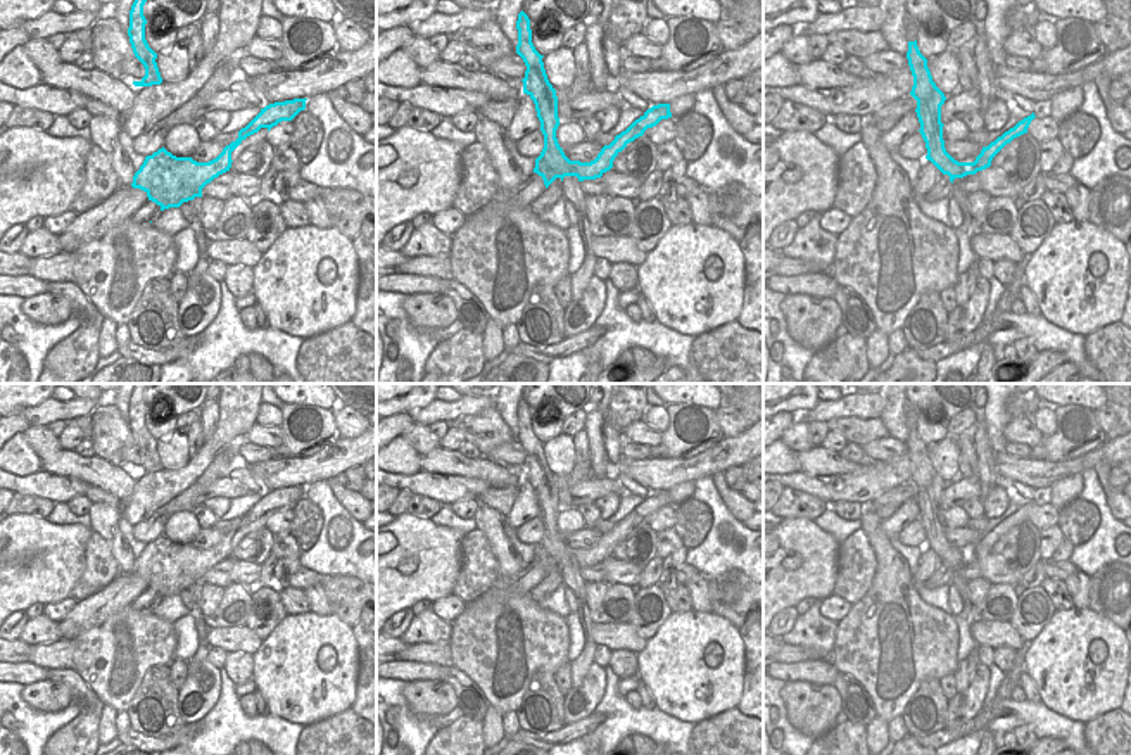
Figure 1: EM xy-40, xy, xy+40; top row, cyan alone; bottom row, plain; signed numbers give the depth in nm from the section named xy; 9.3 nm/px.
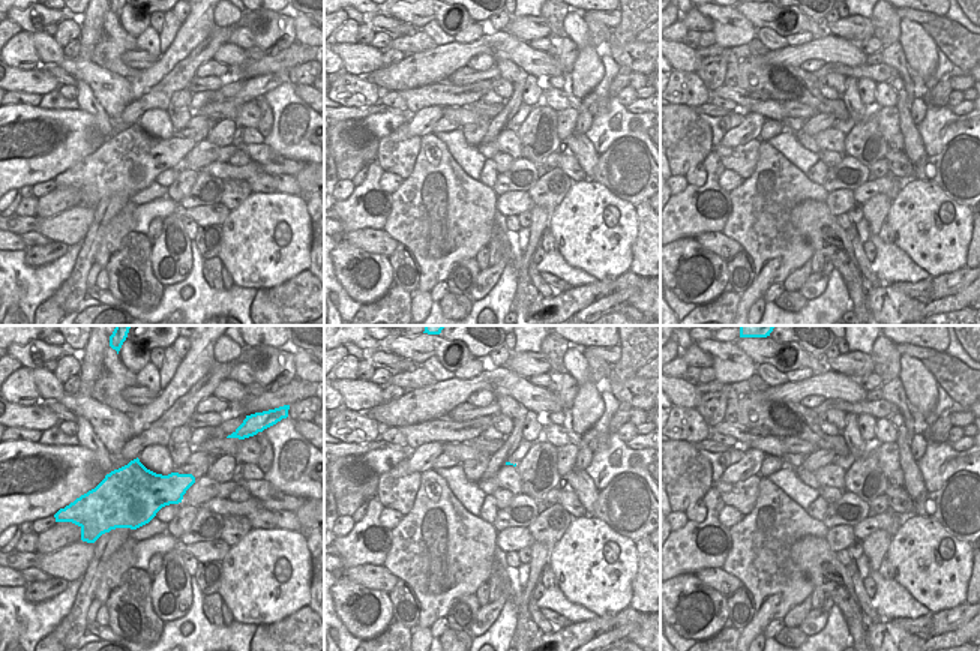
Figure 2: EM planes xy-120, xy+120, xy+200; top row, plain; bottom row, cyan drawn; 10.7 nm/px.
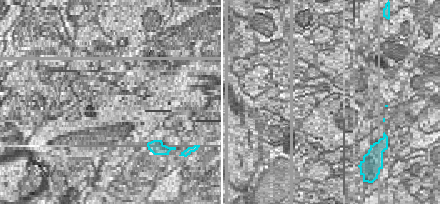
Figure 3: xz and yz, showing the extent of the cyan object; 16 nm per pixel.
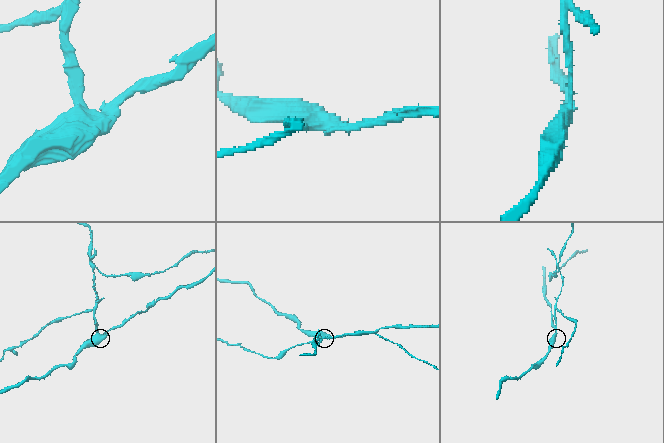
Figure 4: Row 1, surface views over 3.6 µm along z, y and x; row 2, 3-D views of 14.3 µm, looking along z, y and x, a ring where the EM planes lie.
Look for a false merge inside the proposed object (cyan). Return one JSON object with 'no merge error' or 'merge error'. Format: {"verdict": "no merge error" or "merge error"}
{"verdict": "merge error"}

